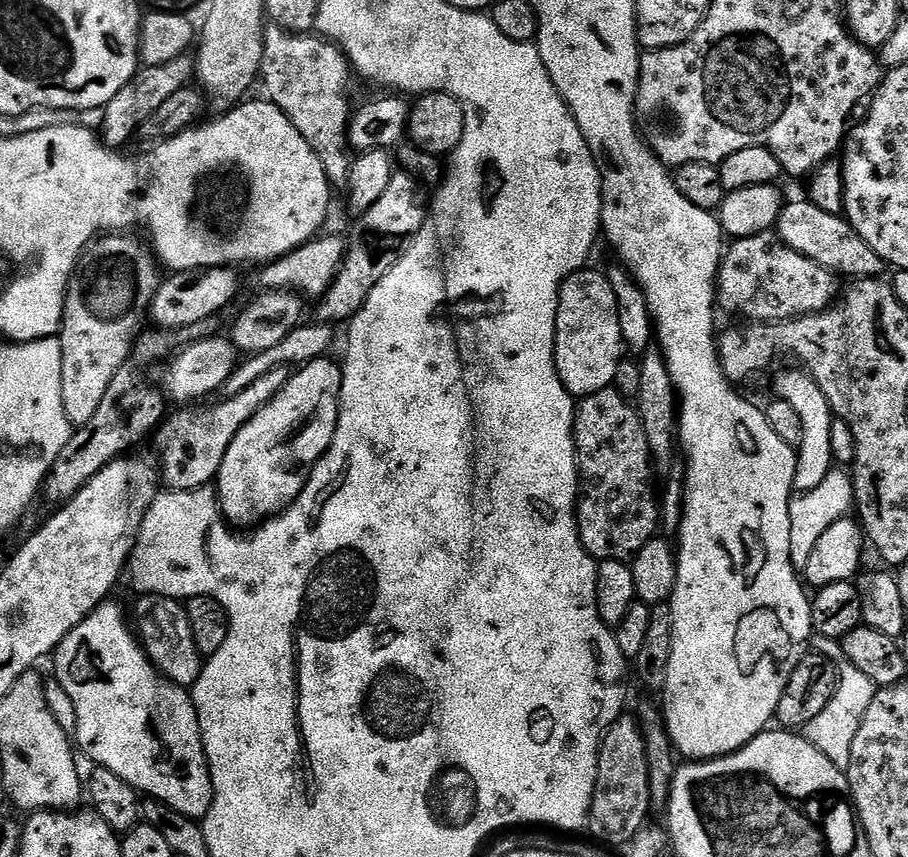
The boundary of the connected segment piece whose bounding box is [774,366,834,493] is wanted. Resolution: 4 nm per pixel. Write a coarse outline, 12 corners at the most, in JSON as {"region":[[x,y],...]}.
{"region":[[803,367],[776,376],[775,399],[802,418],[793,489],[834,471],[834,413]]}

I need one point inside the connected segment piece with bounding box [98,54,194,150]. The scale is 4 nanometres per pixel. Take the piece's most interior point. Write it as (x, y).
(124, 116)

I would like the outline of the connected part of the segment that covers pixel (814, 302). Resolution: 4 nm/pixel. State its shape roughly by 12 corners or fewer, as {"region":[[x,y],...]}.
{"region":[[763,232],[727,245],[719,307],[752,322],[832,307],[837,273]]}

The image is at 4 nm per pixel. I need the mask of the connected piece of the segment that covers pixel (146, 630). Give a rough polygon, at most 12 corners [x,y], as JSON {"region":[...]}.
{"region":[[144,594],[134,631],[153,666],[181,688],[205,661],[179,599]]}

